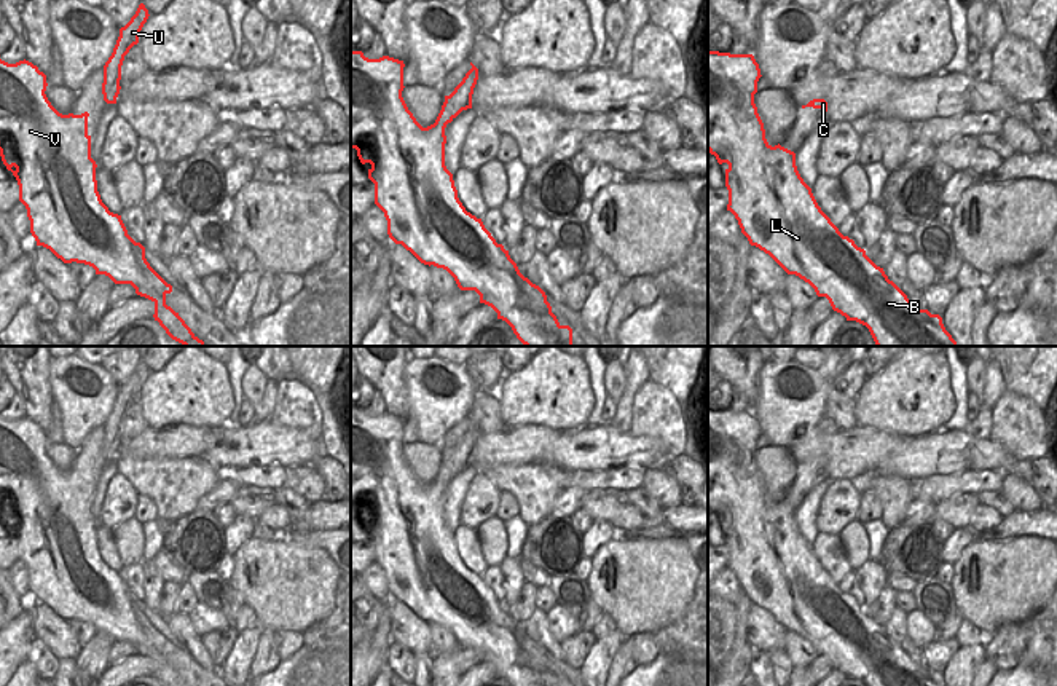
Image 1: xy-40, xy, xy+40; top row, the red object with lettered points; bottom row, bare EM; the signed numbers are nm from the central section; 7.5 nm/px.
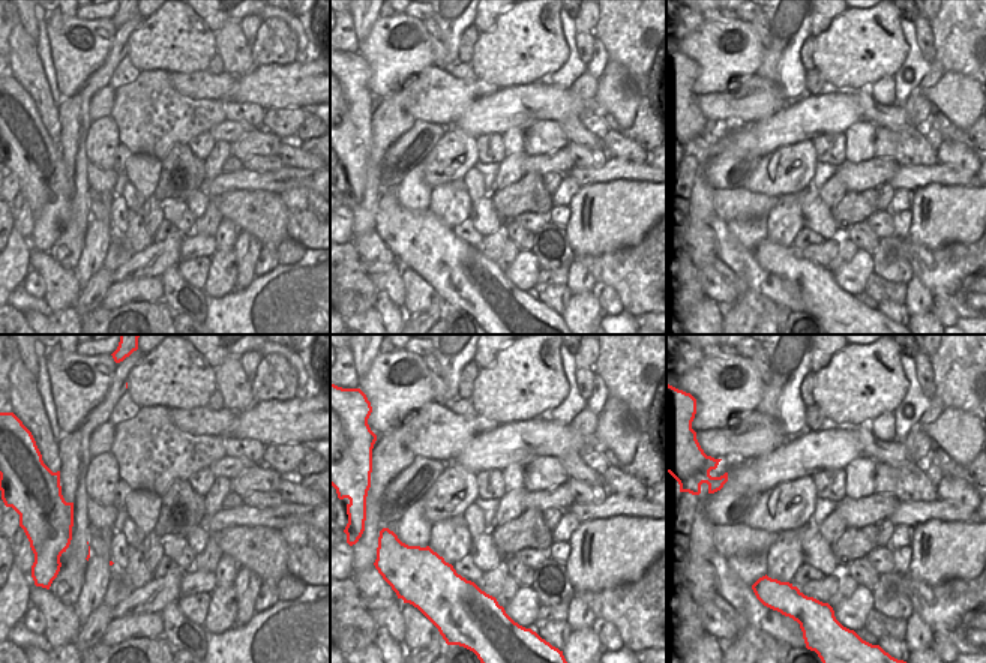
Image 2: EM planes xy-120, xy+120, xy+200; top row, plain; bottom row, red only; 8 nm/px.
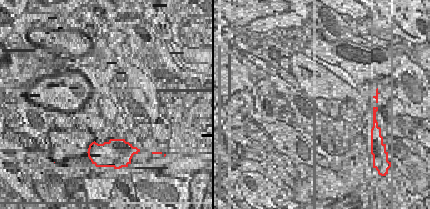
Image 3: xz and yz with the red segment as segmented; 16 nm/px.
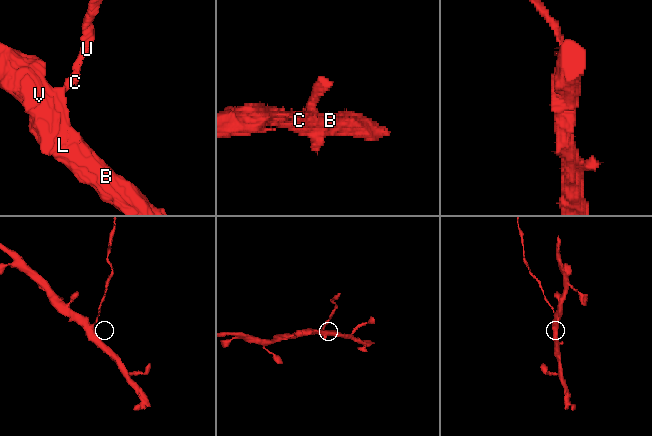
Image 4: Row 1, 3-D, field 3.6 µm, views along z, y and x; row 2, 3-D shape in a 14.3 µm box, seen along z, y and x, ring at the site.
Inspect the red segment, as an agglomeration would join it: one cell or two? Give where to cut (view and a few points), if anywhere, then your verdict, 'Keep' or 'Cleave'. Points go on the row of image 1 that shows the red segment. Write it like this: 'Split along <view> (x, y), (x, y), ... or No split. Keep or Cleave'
Split along xy (442, 107), (453, 117). Cleave

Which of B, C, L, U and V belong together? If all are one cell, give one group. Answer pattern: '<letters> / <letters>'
B L V / C U

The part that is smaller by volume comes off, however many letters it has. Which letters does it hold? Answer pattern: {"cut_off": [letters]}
{"cut_off": ["C", "U"]}

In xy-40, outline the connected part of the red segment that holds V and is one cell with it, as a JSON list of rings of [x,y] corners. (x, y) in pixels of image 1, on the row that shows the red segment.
[[[0,59],[0,156],[18,180],[19,201],[27,209],[37,246],[49,249],[64,263],[84,263],[115,284],[131,284],[136,294],[155,303],[155,321],[183,346],[206,346],[185,321],[166,305],[172,292],[147,262],[145,247],[136,242],[121,220],[102,203],[97,191],[96,161],[91,158],[88,116],[62,115],[48,101],[46,75],[29,61],[8,64]]]

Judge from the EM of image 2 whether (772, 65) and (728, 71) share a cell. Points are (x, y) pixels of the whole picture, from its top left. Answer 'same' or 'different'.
different

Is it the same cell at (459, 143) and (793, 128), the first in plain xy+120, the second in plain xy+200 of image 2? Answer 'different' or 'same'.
different

